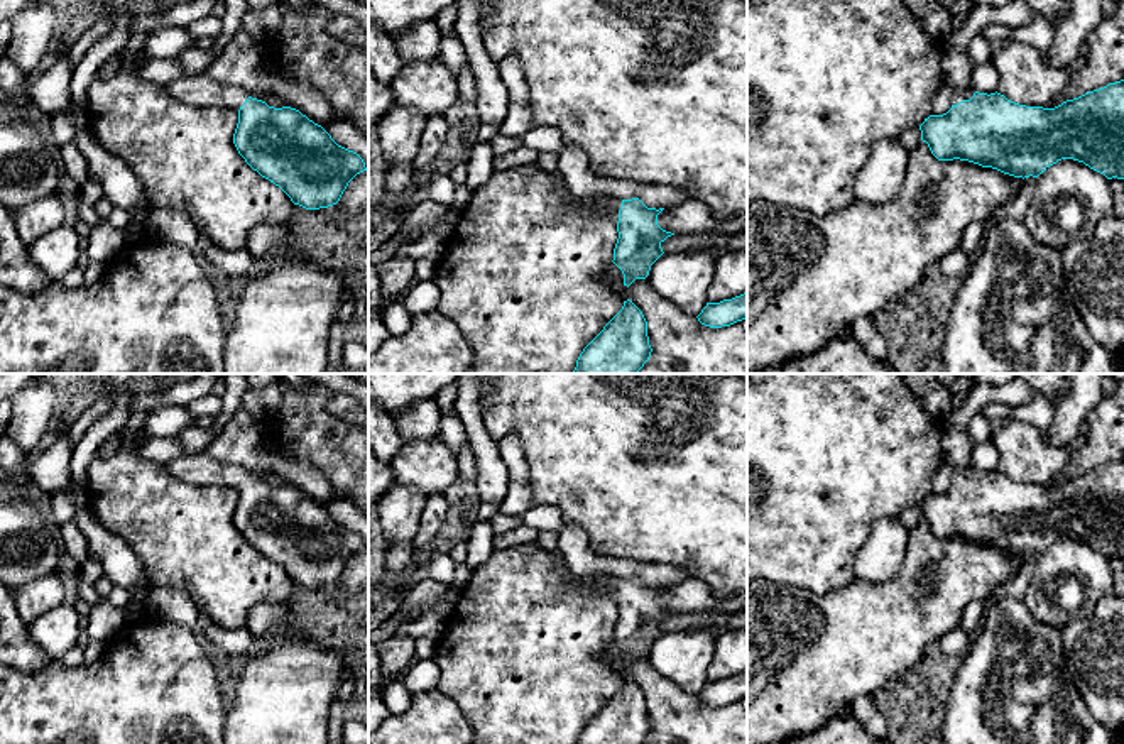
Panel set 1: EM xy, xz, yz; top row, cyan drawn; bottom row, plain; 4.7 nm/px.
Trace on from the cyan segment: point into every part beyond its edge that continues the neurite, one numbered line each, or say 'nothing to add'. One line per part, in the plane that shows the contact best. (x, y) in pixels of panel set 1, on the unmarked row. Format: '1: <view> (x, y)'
1: yz (959, 474)

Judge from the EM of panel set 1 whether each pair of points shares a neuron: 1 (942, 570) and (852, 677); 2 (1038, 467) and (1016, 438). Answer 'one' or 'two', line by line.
1: one
2: one

